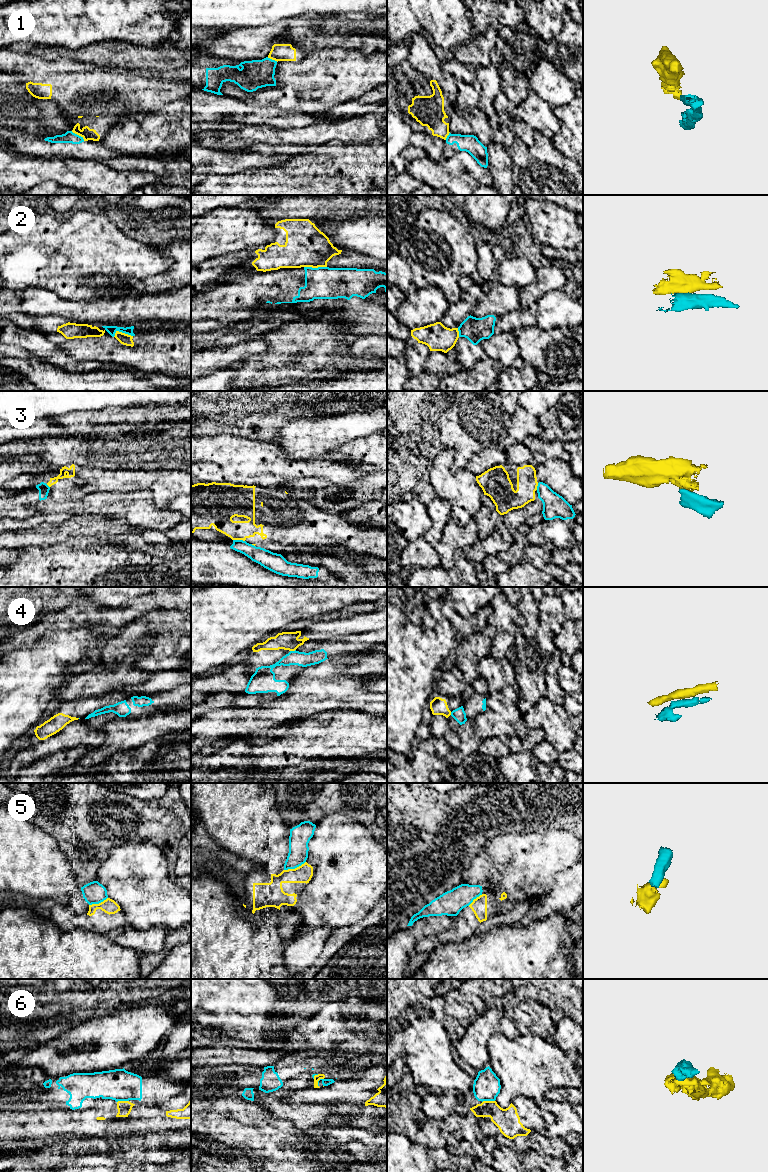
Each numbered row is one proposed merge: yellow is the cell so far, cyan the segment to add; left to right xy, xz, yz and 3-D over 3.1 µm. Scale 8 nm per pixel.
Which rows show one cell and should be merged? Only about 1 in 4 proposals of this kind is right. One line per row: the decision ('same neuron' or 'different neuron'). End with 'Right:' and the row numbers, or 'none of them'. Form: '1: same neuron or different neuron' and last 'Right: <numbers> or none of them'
1: different neuron
2: different neuron
3: different neuron
4: different neuron
5: different neuron
6: different neuron
Right: none of them

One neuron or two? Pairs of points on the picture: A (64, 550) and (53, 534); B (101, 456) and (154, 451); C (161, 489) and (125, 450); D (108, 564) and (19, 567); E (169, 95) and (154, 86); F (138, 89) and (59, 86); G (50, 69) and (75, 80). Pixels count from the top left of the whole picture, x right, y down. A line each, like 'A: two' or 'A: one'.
A: two
B: one
C: two
D: one
E: one
F: one
G: two

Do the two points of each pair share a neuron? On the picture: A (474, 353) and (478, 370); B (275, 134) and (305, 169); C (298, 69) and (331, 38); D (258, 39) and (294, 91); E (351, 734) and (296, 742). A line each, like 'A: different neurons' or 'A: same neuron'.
A: different neurons
B: different neurons
C: different neurons
D: different neurons
E: same neuron

